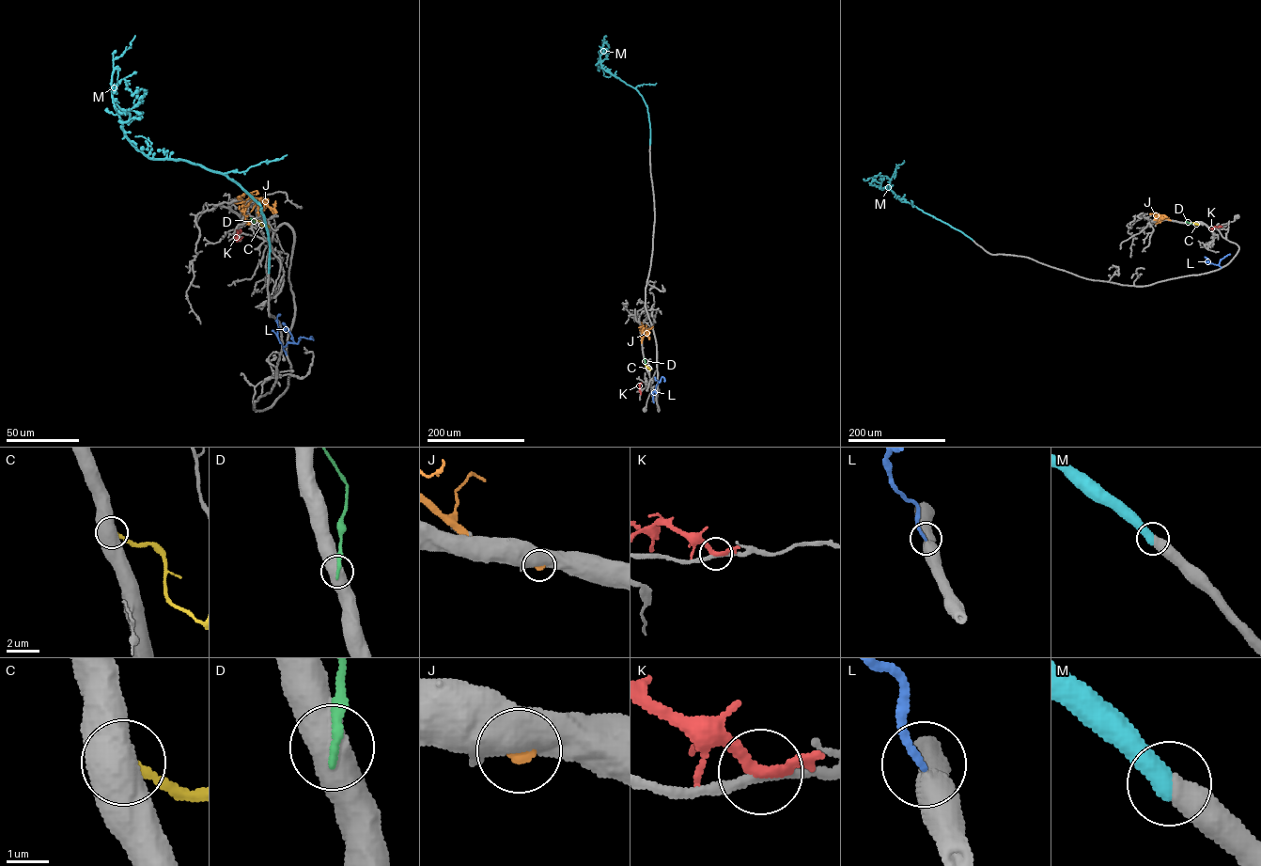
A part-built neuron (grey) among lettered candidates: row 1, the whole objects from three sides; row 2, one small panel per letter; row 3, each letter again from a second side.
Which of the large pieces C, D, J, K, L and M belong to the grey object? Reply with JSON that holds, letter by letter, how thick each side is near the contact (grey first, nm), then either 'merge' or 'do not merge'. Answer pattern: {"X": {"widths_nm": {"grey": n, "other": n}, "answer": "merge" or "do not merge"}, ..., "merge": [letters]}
{"C": {"widths_nm": {"grey": 800, "other": 280}, "answer": "do not merge"}, "D": {"widths_nm": {"grey": 750, "other": 200}, "answer": "do not merge"}, "J": {"widths_nm": {"grey": 850, "other": 400}, "answer": "do not merge"}, "K": {"widths_nm": {"grey": 220, "other": 240}, "answer": "do not merge"}, "L": {"widths_nm": {"grey": 600, "other": 180}, "answer": "merge"}, "M": {"widths_nm": {"grey": 500, "other": 480}, "answer": "merge"}, "merge": ["L", "M"]}

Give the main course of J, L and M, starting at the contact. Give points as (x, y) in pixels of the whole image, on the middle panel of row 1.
J: (642, 342), (643, 334), (651, 328)
L: (656, 393), (656, 385), (661, 376), (664, 381)
M: (650, 145), (647, 107), (642, 96), (598, 62), (606, 36)

